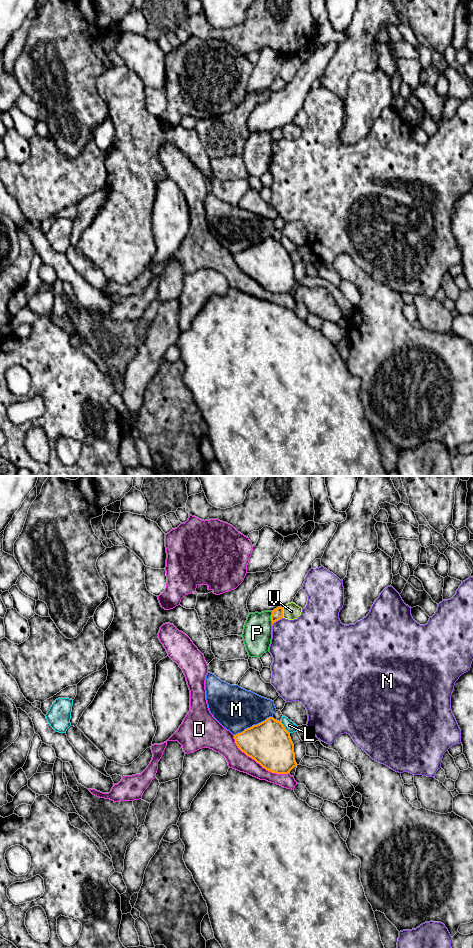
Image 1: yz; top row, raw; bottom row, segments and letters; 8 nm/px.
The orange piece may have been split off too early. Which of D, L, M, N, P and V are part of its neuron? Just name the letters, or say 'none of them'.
none of them

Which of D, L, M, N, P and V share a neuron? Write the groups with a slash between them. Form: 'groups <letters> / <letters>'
groups D / L / M / N / P / V

